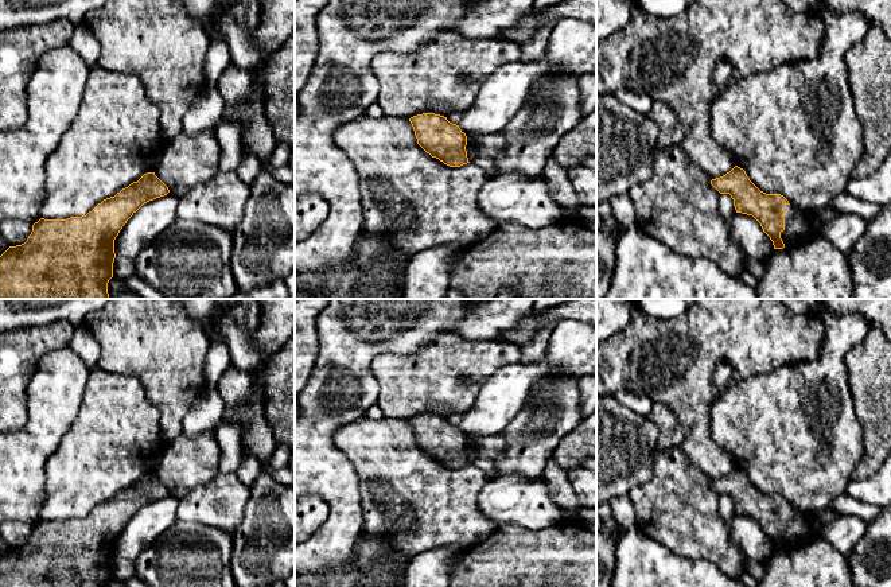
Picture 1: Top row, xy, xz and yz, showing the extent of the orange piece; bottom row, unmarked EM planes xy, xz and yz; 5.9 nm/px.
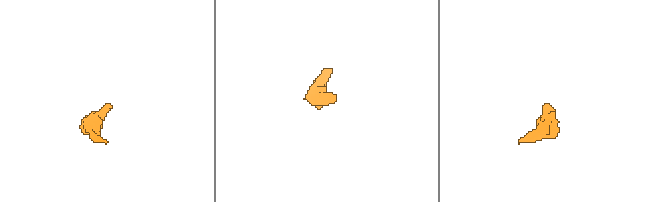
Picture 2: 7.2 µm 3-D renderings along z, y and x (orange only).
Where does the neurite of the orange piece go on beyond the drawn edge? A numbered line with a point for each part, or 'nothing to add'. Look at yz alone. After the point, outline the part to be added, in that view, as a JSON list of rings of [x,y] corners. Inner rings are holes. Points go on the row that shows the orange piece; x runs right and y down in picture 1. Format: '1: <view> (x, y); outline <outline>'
1: yz (800, 225); outline [[[791,205],[785,207],[785,230],[781,238],[785,248],[791,248],[820,236],[822,226],[840,213],[829,209],[797,210]]]

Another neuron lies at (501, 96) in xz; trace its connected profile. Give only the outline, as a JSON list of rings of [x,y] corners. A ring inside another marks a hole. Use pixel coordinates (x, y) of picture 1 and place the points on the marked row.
[[[572,18],[557,20],[549,36],[546,57],[541,62],[510,62],[498,67],[482,85],[475,102],[458,124],[466,136],[502,132],[524,105],[530,88],[552,75],[577,75],[596,73],[596,23]]]

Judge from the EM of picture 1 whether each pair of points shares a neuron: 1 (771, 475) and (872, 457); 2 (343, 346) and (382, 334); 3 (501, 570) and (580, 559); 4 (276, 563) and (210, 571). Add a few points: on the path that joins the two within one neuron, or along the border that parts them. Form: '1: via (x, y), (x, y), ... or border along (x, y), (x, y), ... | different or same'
1: border along (863, 428), (863, 455), (851, 478) | different
2: via (353, 337), (355, 334), (373, 334) | same
3: via (521, 562), (560, 562) | same
4: border along (230, 536), (232, 572) | different

